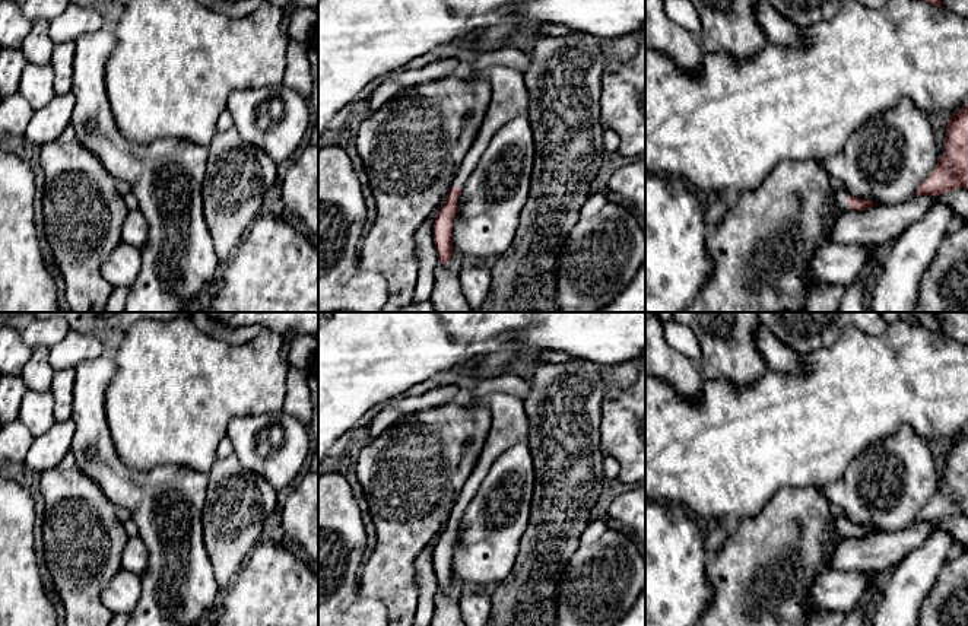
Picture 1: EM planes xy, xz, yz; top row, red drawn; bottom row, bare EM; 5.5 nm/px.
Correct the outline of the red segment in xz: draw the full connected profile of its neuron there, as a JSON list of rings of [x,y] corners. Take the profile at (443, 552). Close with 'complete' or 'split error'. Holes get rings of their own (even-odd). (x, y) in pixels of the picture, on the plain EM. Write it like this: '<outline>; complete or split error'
[[[492,393],[485,398],[485,404],[492,413],[489,436],[434,549],[434,571],[437,575],[438,590],[441,591],[447,591],[453,582],[453,546],[457,540],[461,515],[477,493],[495,460],[508,448],[526,442],[529,436],[529,422],[523,398],[505,393]]]; split error

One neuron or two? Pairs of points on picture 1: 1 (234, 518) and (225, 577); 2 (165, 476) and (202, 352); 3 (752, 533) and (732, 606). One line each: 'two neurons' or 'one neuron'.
1: one neuron
2: two neurons
3: one neuron

